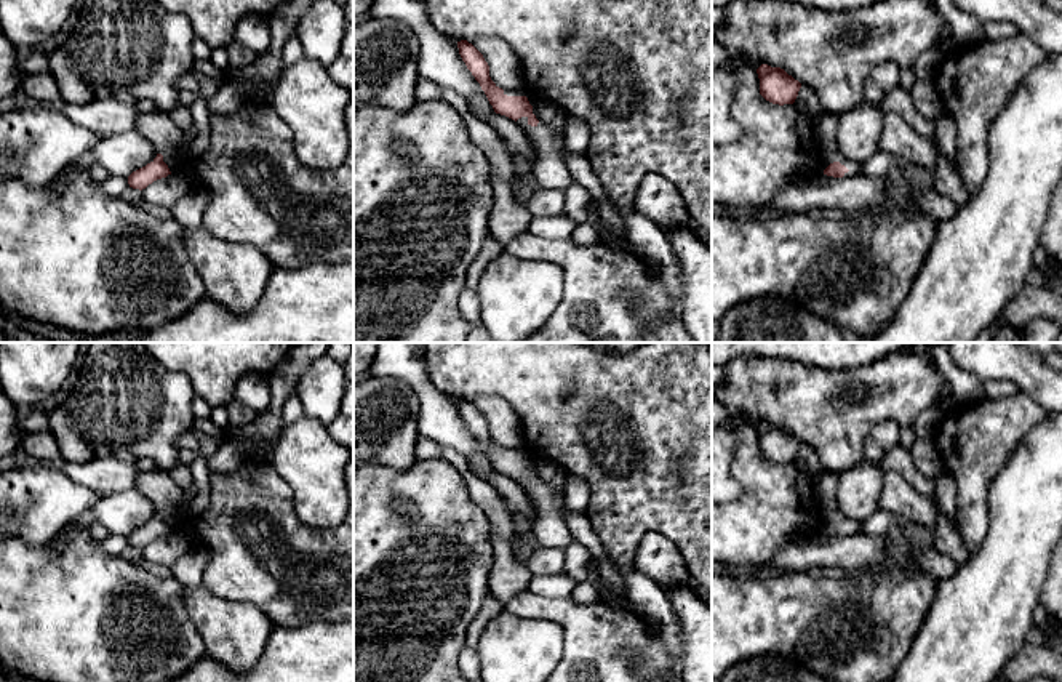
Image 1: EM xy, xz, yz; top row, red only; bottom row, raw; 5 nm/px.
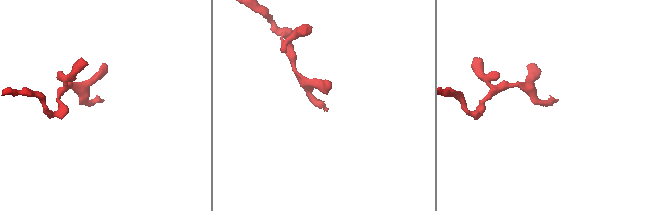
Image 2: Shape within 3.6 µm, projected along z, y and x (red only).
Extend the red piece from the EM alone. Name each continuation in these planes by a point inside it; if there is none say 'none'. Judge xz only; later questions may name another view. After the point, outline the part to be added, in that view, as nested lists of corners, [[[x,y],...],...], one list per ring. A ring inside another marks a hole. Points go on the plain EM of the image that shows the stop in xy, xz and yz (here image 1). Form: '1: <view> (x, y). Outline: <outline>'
1: xz (550, 530). Outline: [[[529,463],[533,464],[533,472],[539,482],[531,485],[528,482],[528,475],[518,477],[517,482],[525,488],[529,499],[533,499],[541,511],[539,519],[536,525],[531,527],[531,530],[534,532],[539,544],[565,549],[574,543],[574,538],[555,507],[555,496],[552,488],[539,477],[539,463]]]

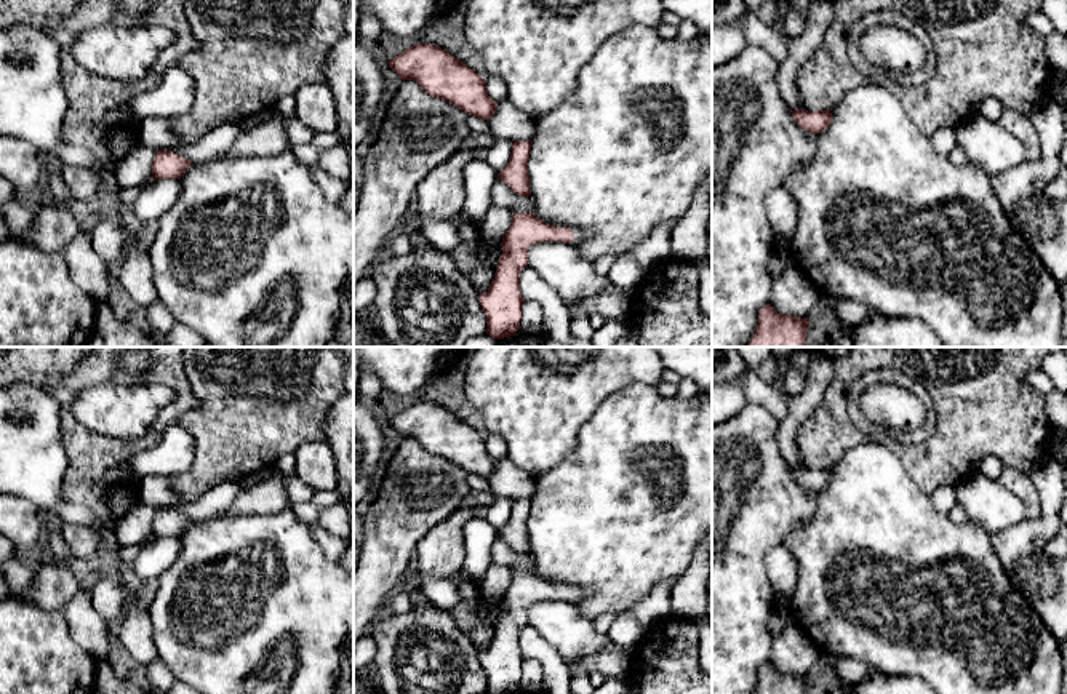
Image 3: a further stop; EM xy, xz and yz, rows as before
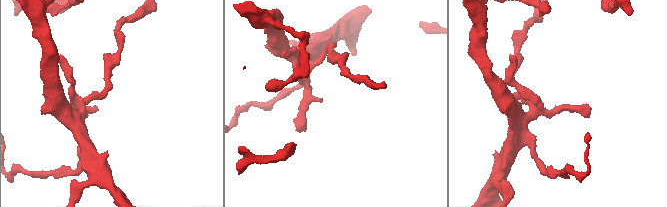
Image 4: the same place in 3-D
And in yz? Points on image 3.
none

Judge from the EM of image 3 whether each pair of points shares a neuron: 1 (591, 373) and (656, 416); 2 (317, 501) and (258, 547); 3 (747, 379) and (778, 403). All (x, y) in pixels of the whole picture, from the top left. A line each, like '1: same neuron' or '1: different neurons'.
1: different neurons
2: different neurons
3: same neuron

